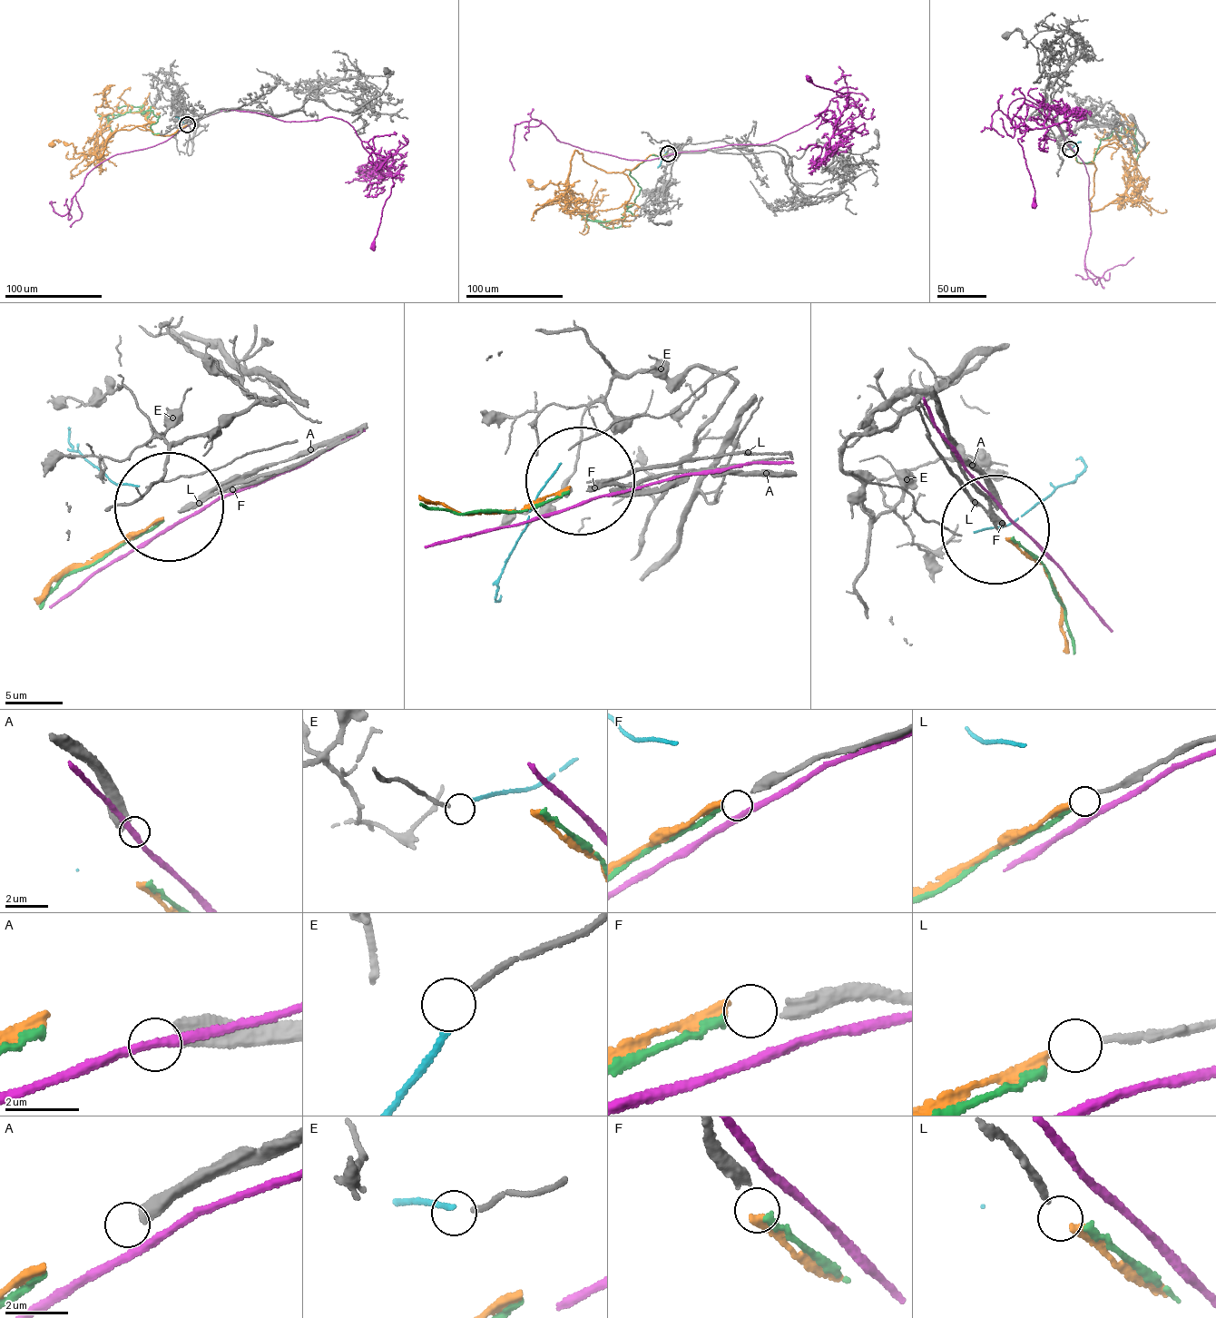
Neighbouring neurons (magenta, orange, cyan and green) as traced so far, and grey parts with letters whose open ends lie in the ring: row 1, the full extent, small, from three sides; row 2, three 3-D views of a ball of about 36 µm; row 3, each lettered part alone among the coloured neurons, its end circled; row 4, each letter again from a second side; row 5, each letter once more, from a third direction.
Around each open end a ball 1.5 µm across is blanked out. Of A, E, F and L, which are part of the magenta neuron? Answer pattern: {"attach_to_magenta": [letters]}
{"attach_to_magenta": []}

